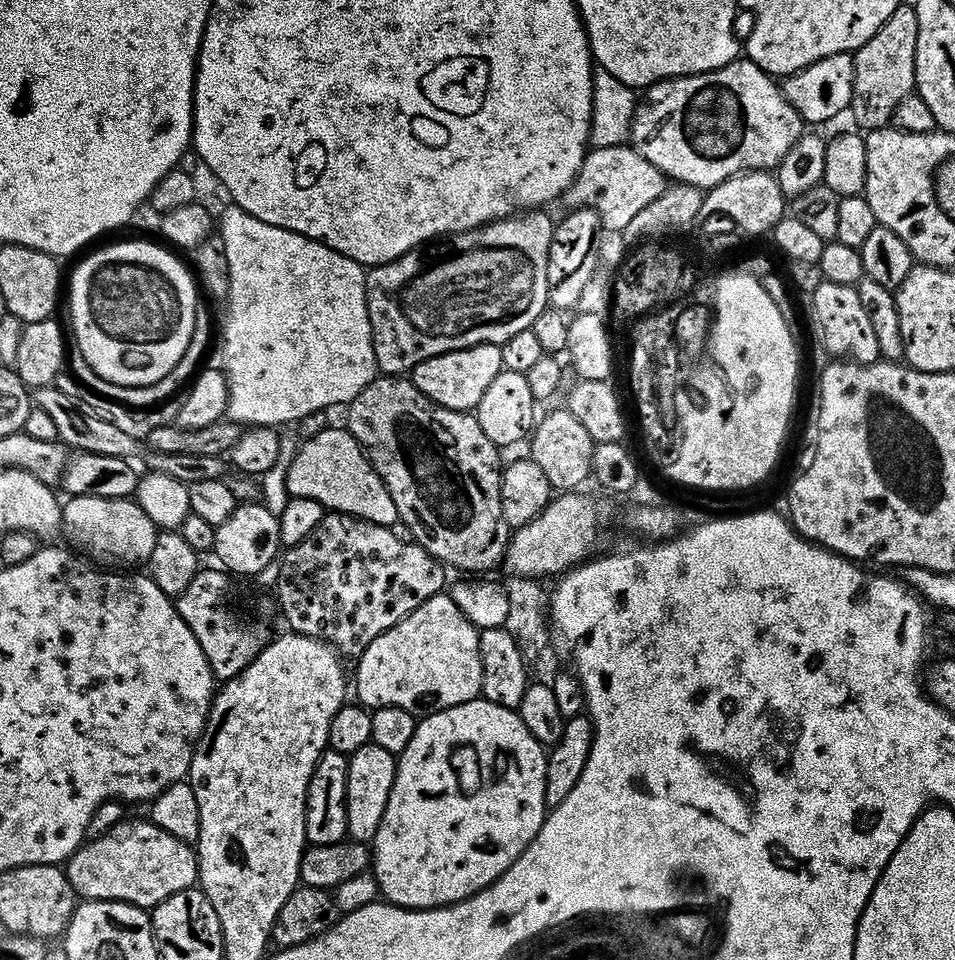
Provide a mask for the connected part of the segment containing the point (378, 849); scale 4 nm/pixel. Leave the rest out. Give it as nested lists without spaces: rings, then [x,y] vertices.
[[[483,698],[458,706],[454,710],[440,712],[437,716],[421,719],[410,746],[404,751],[403,756],[399,757],[390,806],[386,810],[386,818],[374,841],[374,875],[376,884],[380,888],[380,896],[387,903],[396,905],[397,908],[430,912],[433,909],[463,904],[465,900],[470,900],[480,892],[491,888],[493,884],[497,884],[523,858],[528,847],[538,838],[545,820],[550,815],[546,802],[548,757],[549,753],[544,745],[536,741],[534,734],[530,734],[519,711],[503,708]]]

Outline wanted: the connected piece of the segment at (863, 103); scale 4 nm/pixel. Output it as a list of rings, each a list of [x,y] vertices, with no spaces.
[[[901,6],[889,15],[887,22],[875,29],[872,41],[855,53],[856,82],[850,109],[856,115],[857,129],[865,133],[889,127],[896,111],[906,98],[916,92],[916,59],[918,58],[918,14],[915,7]]]

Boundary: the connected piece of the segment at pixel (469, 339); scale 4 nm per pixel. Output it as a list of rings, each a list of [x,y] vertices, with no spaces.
[[[528,214],[523,218],[505,220],[495,226],[481,228],[478,232],[470,232],[463,236],[453,236],[447,242],[439,246],[428,246],[423,250],[417,250],[408,256],[396,260],[392,264],[385,264],[368,272],[368,309],[370,310],[370,322],[374,334],[374,354],[376,355],[376,367],[385,377],[404,378],[407,377],[422,362],[430,358],[438,358],[442,354],[470,350],[478,346],[490,346],[498,344],[503,346],[512,338],[518,338],[518,334],[533,331],[536,323],[544,316],[544,311],[550,308],[548,295],[553,291],[548,279],[550,278],[550,246],[552,245],[552,234],[554,231],[554,220],[544,216],[548,214]]]

